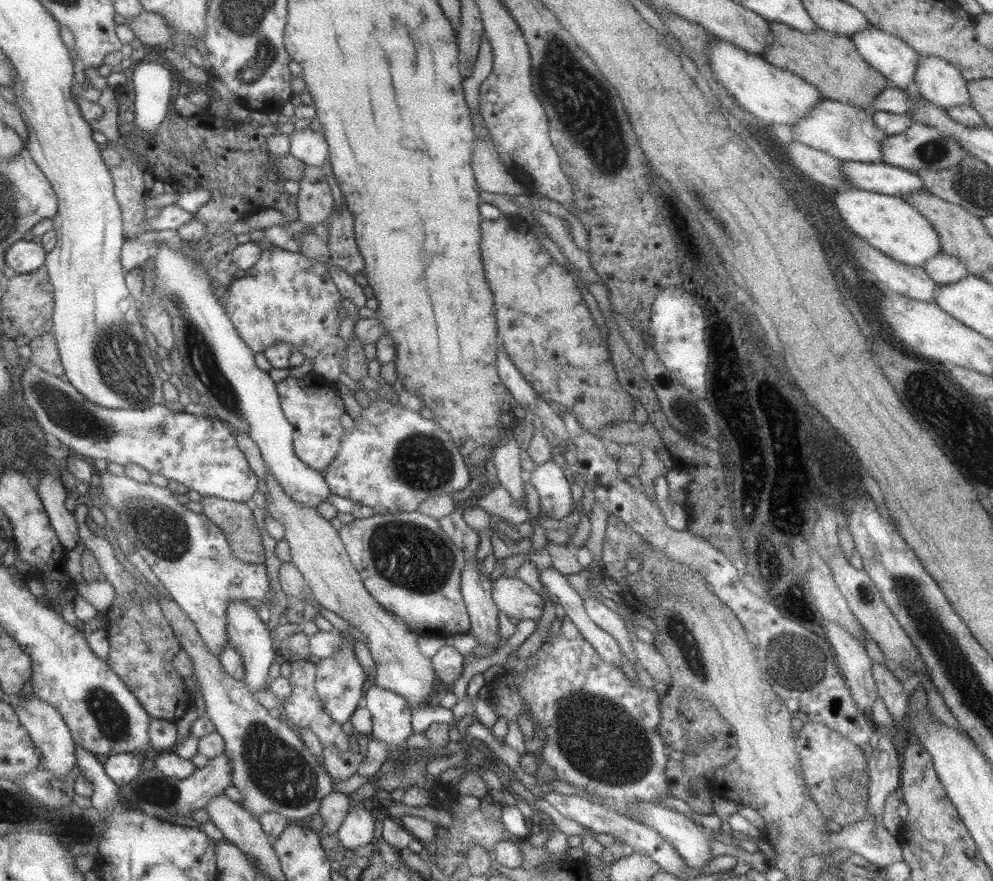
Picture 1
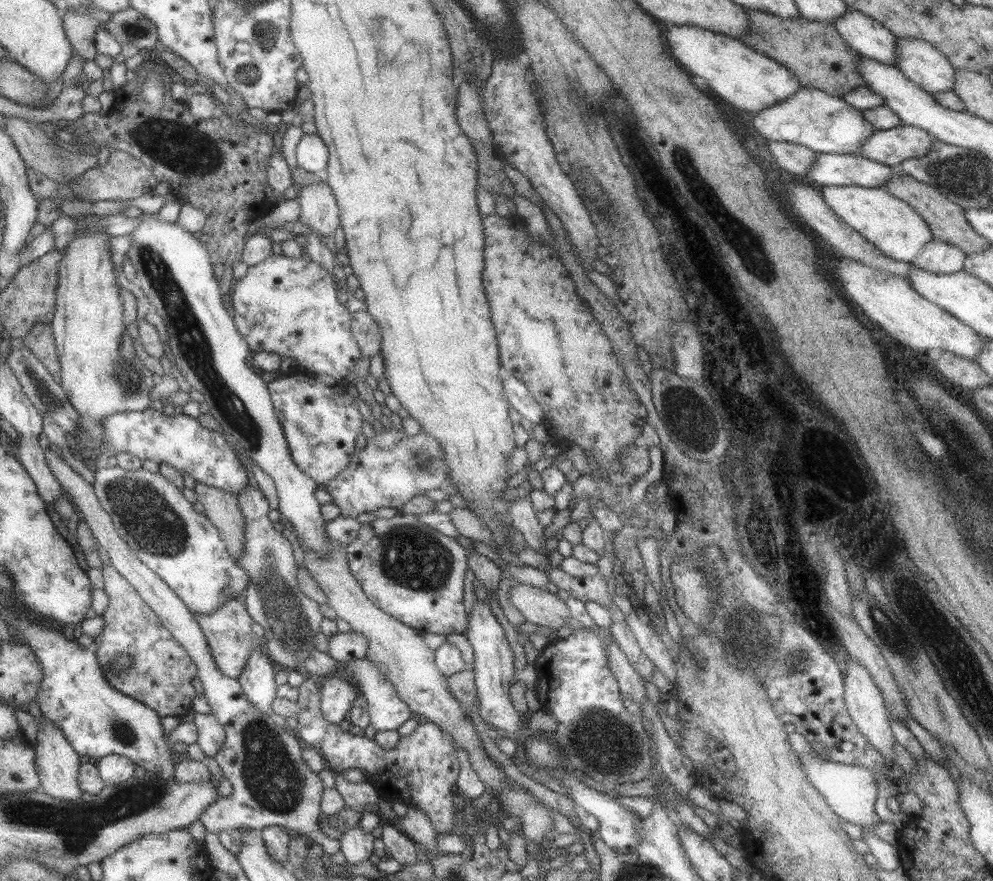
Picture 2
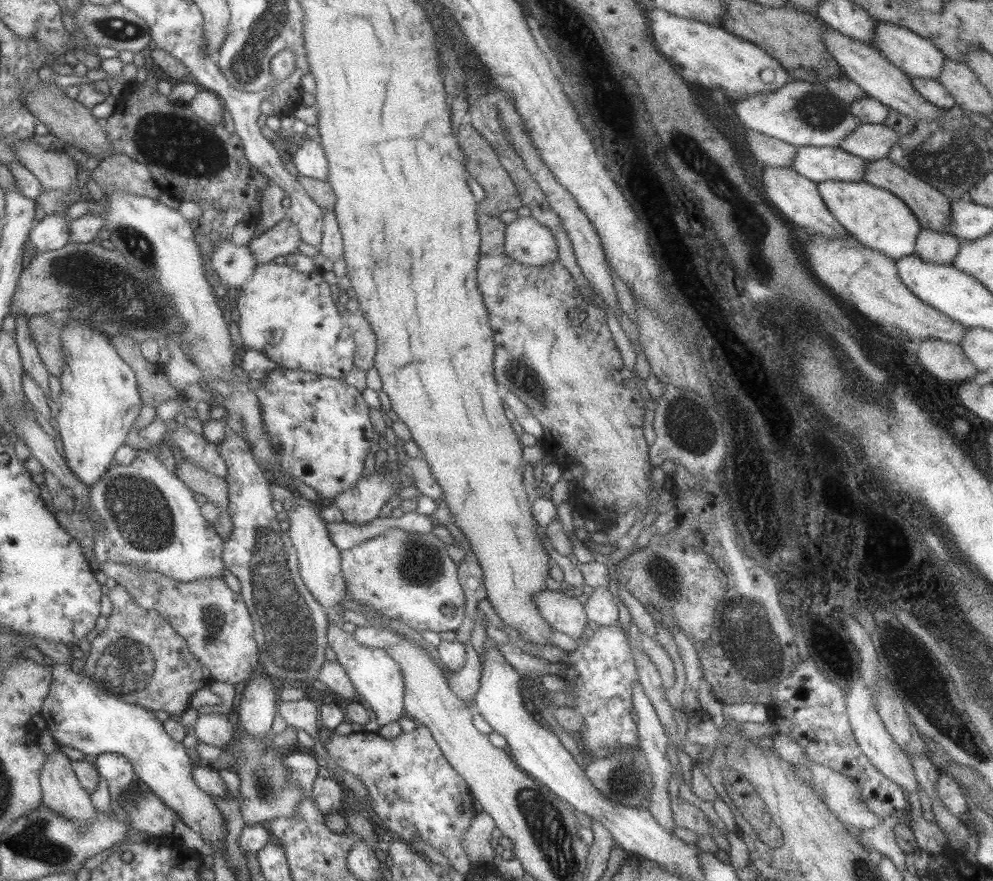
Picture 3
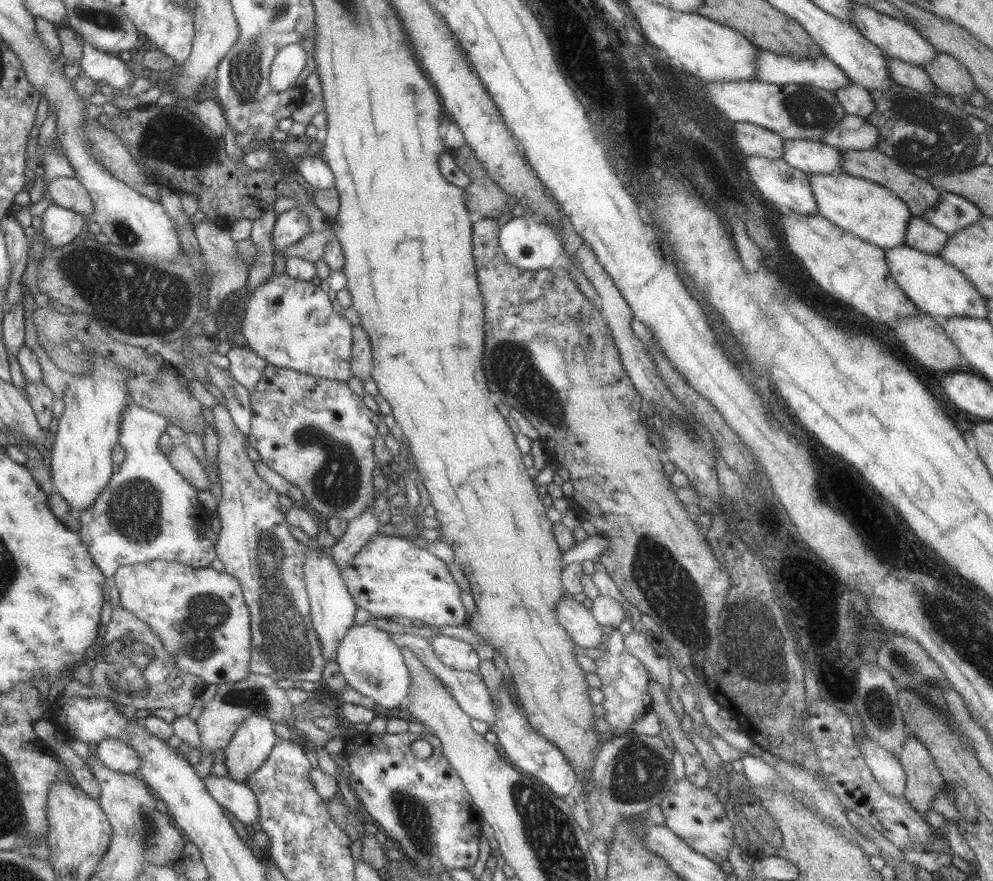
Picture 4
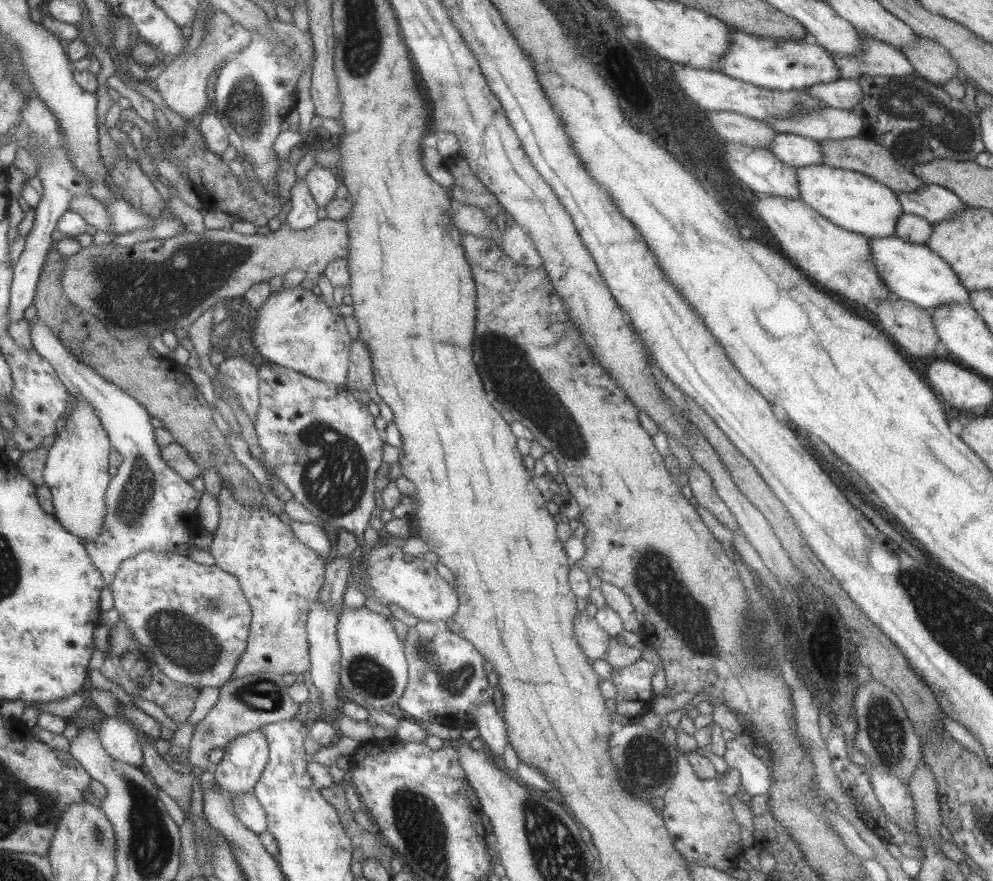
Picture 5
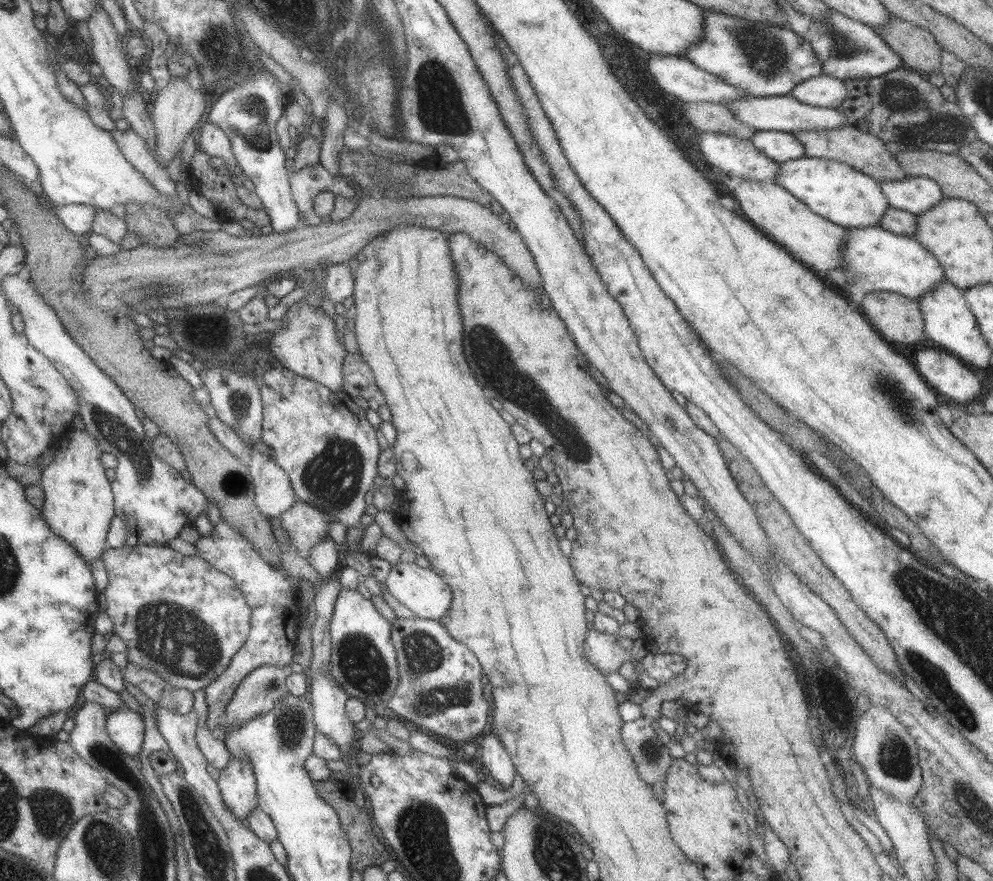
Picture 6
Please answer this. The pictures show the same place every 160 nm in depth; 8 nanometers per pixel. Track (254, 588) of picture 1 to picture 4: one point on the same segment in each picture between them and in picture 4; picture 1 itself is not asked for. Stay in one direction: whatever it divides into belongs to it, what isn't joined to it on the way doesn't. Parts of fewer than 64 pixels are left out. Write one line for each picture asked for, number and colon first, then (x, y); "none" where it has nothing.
2: (183, 548)
3: (150, 520)
4: (148, 511)

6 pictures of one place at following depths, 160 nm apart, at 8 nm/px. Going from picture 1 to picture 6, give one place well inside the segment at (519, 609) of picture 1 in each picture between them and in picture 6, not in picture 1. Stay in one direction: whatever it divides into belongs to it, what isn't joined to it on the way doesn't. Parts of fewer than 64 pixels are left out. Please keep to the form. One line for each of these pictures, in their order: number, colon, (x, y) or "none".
2: (538, 607)
3: (562, 613)
4: (585, 632)
5: (592, 639)
6: (601, 650)

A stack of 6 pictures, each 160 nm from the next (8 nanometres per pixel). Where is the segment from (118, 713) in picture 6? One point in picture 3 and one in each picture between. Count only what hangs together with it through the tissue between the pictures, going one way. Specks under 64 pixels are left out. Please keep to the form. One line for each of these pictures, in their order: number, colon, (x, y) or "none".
3: (117, 771)
4: (115, 753)
5: (121, 741)

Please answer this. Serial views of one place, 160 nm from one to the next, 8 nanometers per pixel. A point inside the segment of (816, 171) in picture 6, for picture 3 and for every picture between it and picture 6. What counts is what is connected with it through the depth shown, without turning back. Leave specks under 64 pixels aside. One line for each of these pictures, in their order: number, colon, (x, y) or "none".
3: (876, 218)
4: (864, 208)
5: (852, 201)

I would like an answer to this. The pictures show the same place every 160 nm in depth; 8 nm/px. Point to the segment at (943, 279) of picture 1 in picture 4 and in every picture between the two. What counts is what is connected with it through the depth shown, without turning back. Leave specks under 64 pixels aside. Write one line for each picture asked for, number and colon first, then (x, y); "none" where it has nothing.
2: (936, 256)
3: (932, 246)
4: (919, 234)

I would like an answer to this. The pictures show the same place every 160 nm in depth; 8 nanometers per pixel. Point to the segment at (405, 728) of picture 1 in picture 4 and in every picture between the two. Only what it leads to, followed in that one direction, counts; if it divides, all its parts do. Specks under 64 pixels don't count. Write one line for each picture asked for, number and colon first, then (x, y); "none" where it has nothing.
2: (386, 710)
3: (376, 678)
4: (368, 660)

